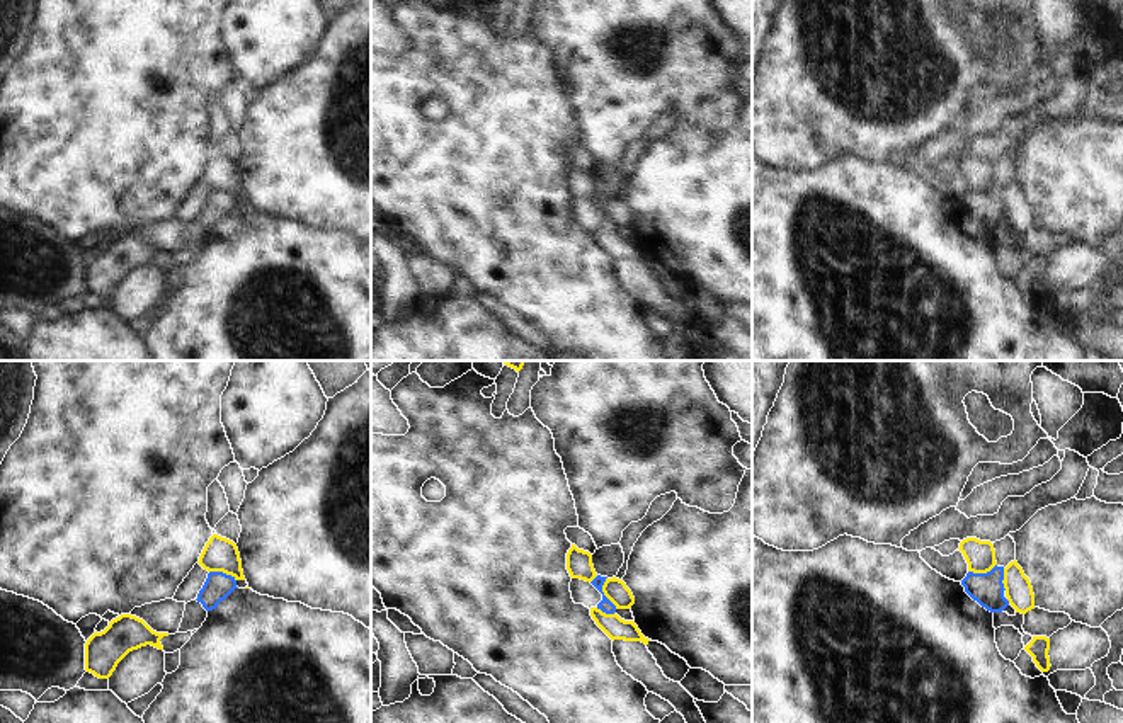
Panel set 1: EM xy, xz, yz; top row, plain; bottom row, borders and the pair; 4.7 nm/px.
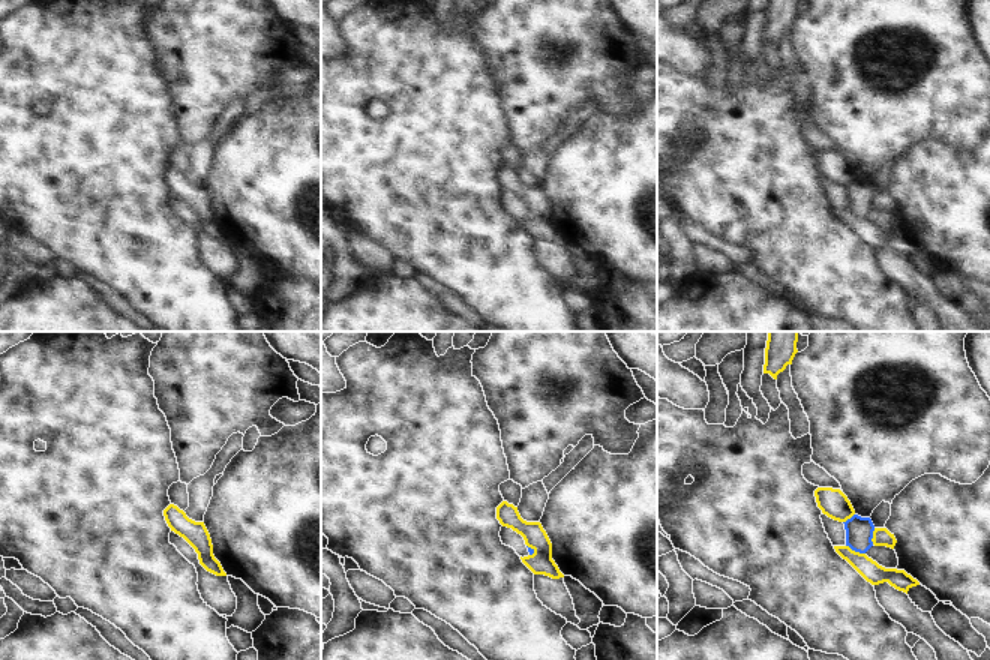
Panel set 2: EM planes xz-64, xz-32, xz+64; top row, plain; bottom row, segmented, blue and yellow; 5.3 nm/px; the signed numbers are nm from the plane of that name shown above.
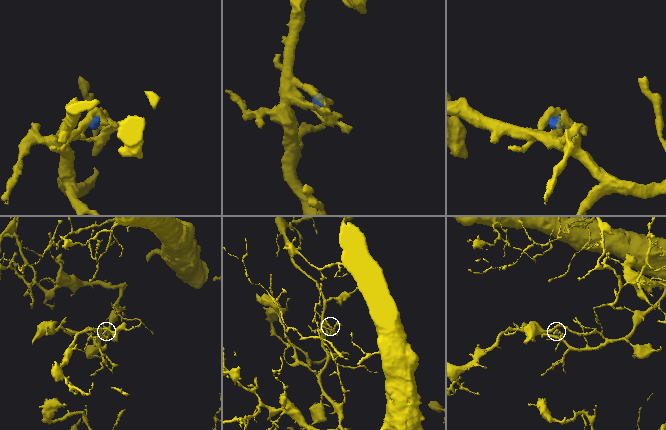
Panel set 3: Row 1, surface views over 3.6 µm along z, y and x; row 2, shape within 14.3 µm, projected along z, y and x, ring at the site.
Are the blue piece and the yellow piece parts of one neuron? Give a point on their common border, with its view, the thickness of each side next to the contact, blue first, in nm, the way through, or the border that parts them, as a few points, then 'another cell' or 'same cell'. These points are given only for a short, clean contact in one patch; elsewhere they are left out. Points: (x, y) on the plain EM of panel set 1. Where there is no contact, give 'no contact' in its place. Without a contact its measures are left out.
meets blue in xz at (603, 211); 70 nm thick on the blue side, 110 nm on the other; border along xz (606, 196), (603, 213), (616, 227); another cell

